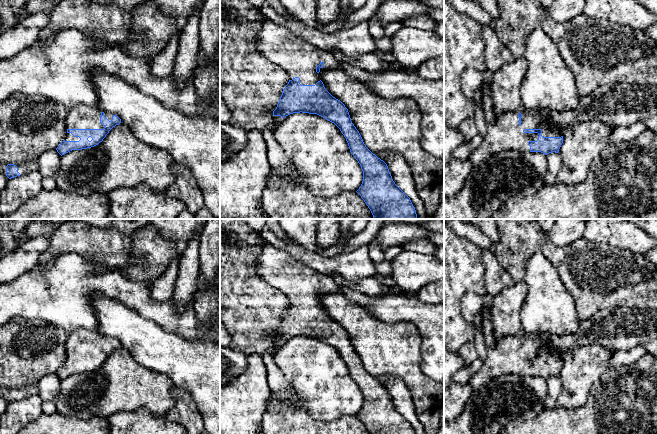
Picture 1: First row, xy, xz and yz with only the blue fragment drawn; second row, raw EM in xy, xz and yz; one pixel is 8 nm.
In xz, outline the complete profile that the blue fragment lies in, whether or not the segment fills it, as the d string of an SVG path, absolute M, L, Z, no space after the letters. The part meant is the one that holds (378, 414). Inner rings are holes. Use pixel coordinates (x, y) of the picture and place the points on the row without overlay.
M263 239L263 247L256 260L257 274L278 288L289 299L289 306L273 335L274 340L283 343L293 337L317 338L334 347L346 362L351 378L355 381L363 395L363 405L356 415L370 434L415 434L410 422L395 408L387 388L373 378L364 368L363 363L351 345L348 333L324 311L320 304L320 293L323 291L338 291L333 278L312 269L295 257L278 249Z

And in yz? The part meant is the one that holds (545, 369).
M521 331L498 340L494 347L488 347L486 359L468 384L476 390L505 374L541 376L547 379L552 376L558 377L562 367L563 358L557 351L548 347L545 337Z

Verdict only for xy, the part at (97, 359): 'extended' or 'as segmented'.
extended

